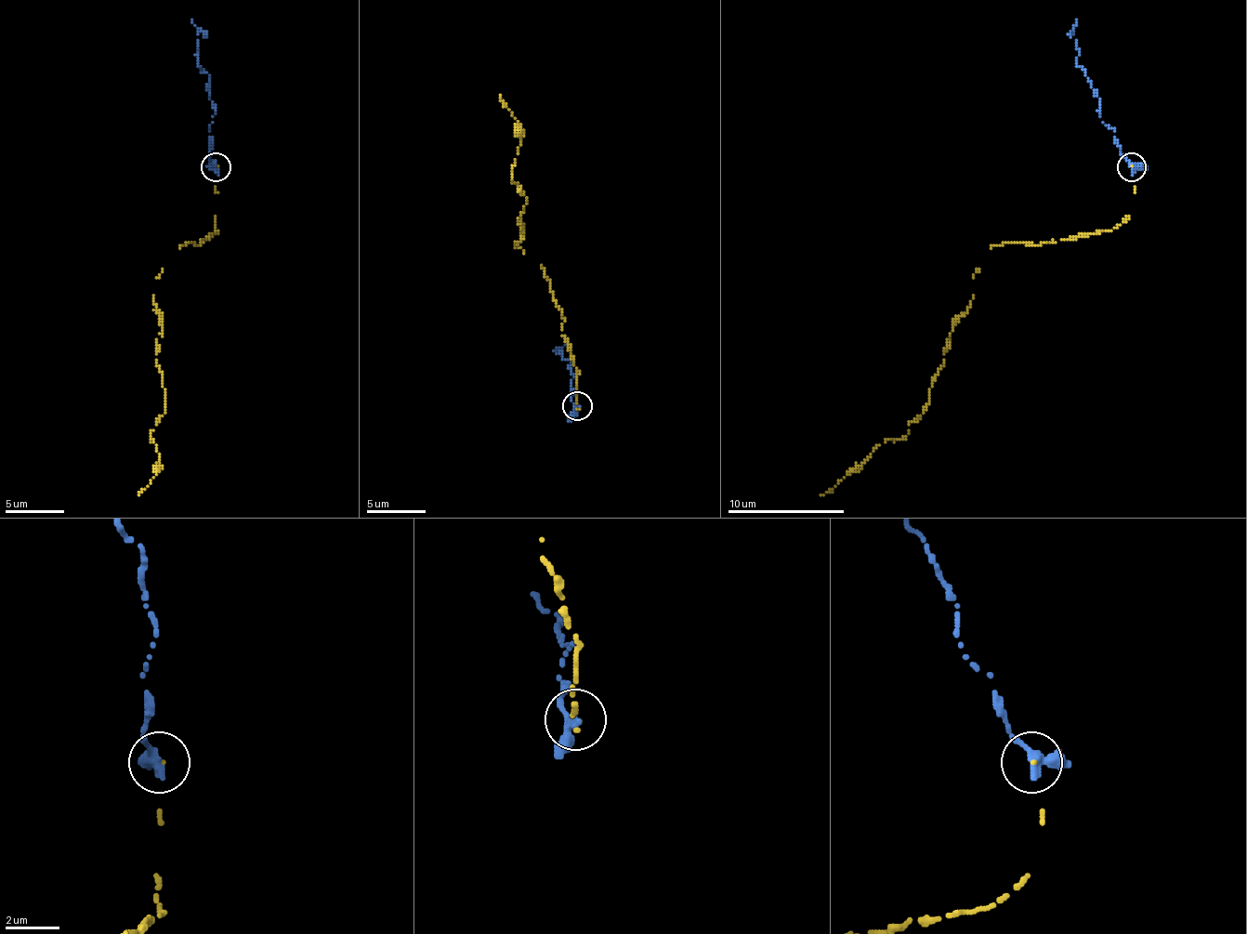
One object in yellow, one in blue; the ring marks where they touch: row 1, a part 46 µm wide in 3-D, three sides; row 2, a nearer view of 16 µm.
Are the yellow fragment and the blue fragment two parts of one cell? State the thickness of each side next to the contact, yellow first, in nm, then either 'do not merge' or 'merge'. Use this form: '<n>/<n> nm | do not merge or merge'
70/360 nm | do not merge

